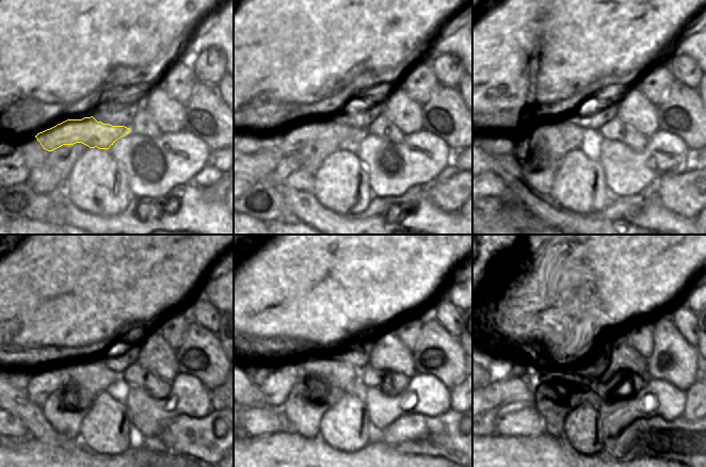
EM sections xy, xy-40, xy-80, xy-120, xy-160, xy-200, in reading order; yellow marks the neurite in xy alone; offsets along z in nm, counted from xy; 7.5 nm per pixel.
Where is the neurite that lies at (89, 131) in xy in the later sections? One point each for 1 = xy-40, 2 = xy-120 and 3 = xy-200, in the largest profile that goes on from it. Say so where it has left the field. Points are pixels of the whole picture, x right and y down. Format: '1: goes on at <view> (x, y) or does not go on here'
1: goes on at xy-40 (287, 143)
2: goes on at xy-120 (43, 383)
3: goes on at xy-200 (516, 388)

